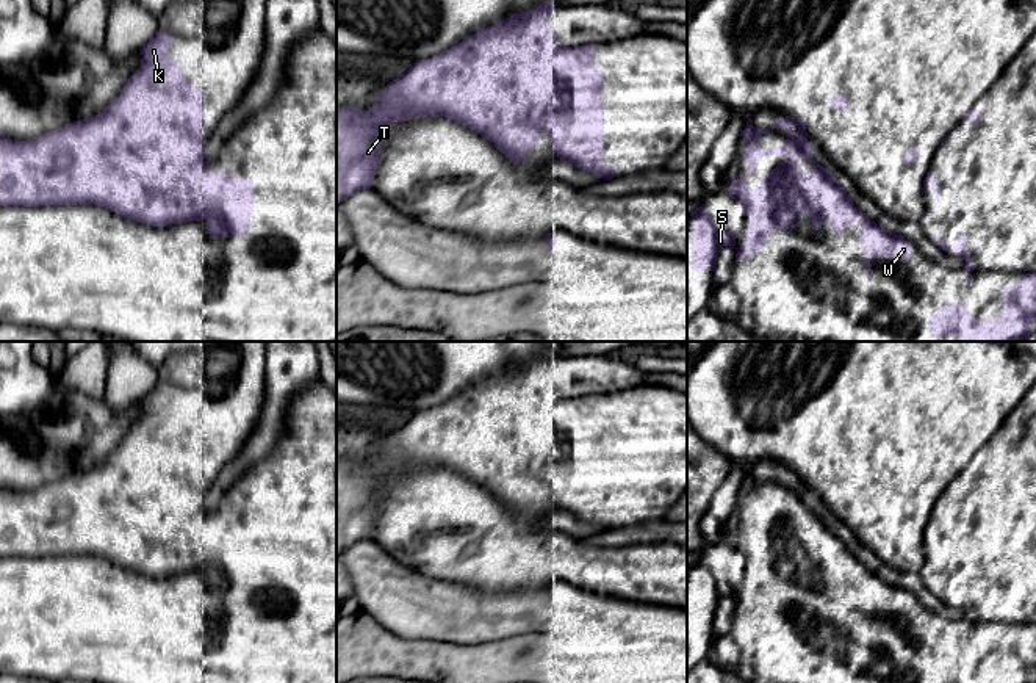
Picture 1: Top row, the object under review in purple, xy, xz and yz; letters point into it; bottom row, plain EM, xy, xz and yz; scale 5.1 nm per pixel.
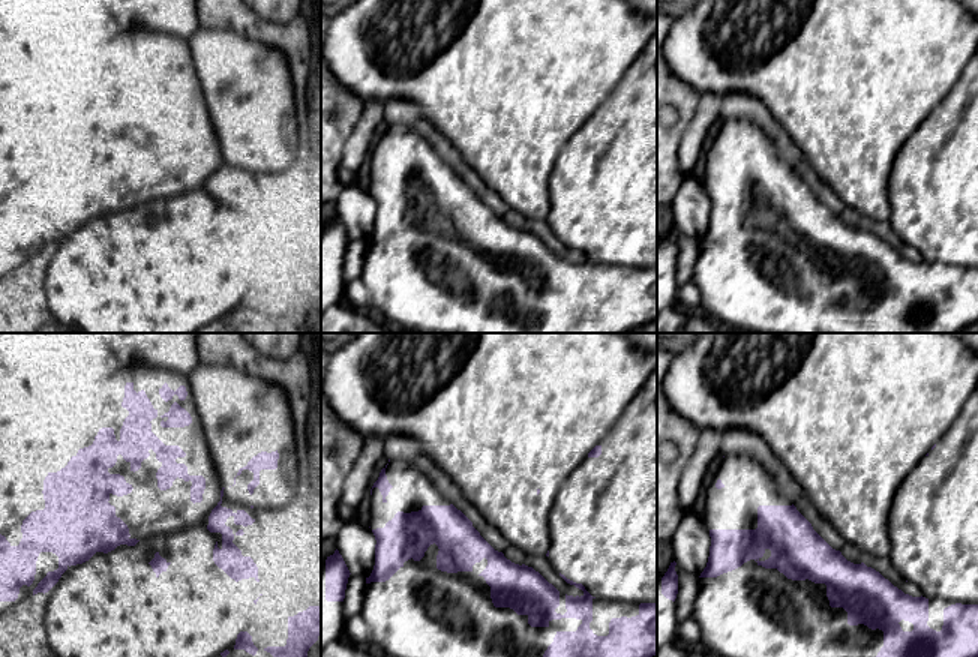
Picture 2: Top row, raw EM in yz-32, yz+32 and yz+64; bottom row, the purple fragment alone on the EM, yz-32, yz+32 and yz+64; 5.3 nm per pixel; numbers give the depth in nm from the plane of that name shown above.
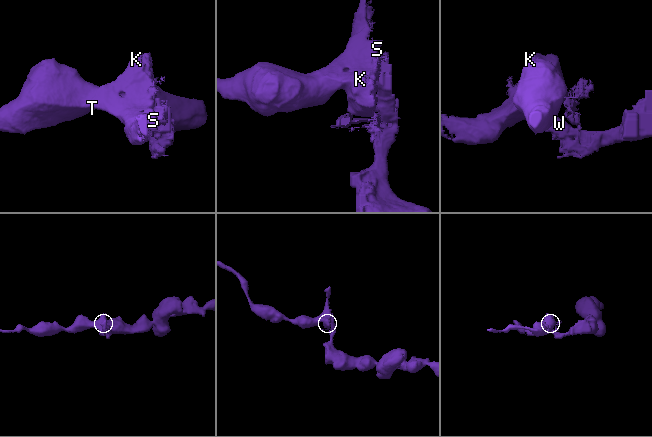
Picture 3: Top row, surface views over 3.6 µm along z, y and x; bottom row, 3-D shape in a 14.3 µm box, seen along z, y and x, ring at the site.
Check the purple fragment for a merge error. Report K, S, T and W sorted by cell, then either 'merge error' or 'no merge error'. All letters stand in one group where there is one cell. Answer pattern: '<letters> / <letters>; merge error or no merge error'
K S T W; no merge error

